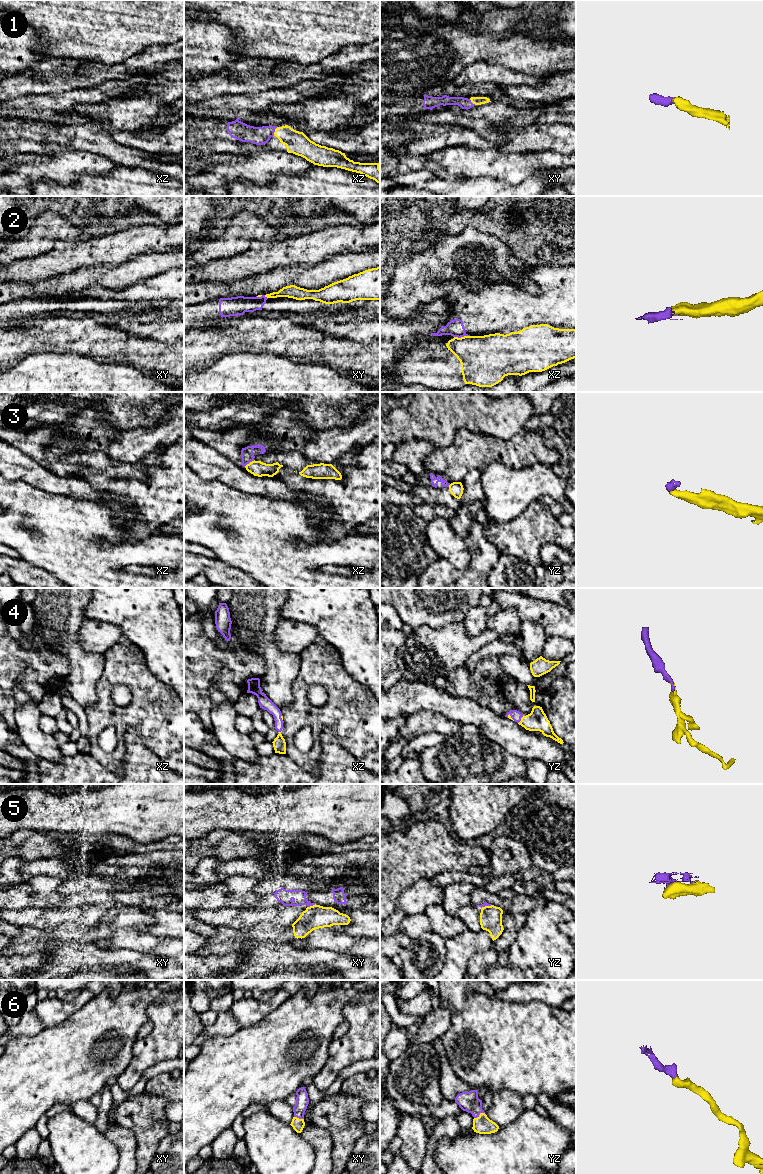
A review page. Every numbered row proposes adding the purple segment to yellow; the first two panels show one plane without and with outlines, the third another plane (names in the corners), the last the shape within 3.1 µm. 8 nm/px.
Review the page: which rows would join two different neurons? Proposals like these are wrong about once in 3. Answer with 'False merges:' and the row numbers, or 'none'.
False merges: 2, 3, 5

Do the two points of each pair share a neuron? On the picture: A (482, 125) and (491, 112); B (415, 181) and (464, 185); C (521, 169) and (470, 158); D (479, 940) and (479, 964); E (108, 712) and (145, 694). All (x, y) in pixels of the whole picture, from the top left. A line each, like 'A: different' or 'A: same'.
A: different
B: same
C: same
D: different
E: same

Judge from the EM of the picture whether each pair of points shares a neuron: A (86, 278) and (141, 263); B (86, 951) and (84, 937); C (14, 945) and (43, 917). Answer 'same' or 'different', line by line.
A: same
B: different
C: different

